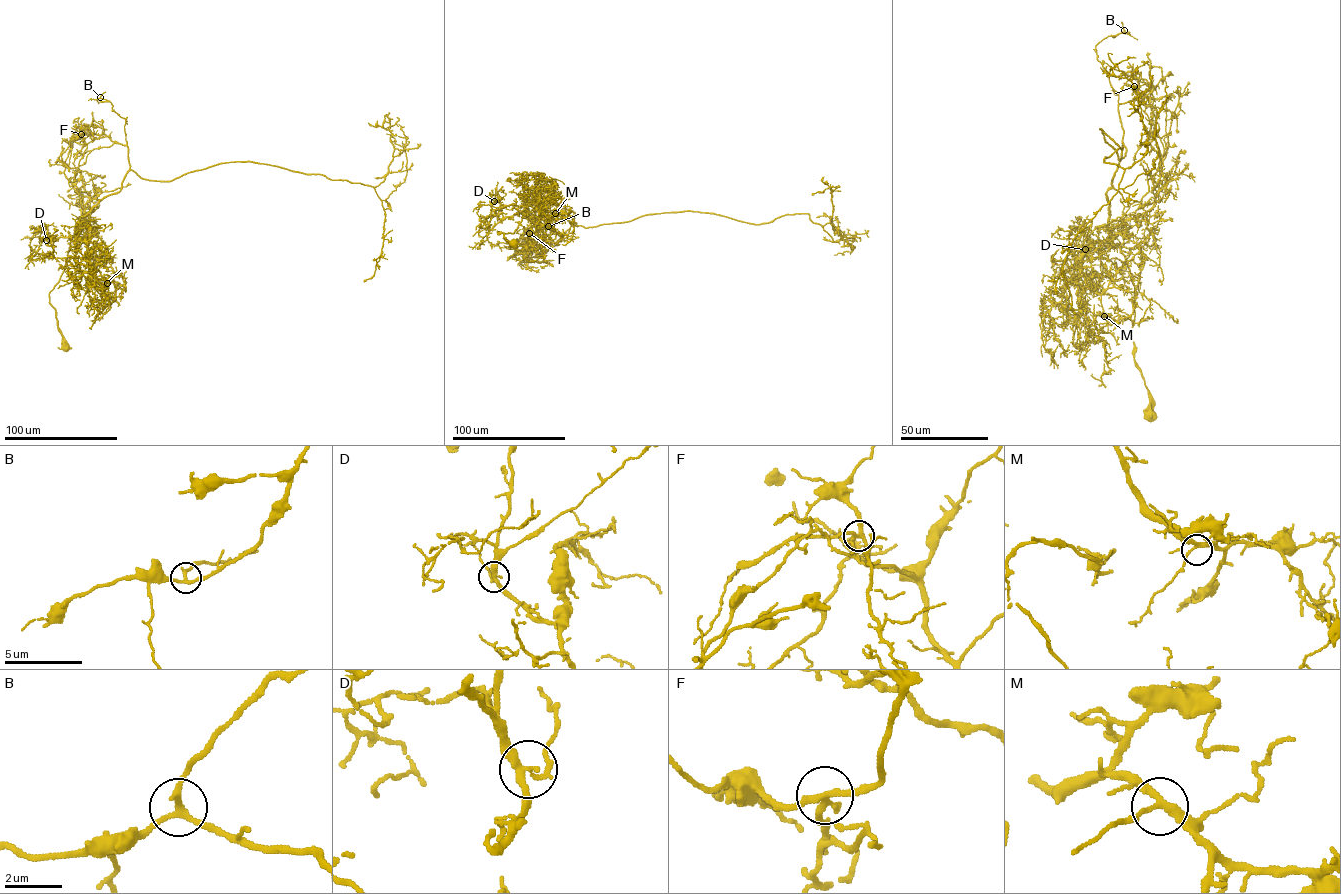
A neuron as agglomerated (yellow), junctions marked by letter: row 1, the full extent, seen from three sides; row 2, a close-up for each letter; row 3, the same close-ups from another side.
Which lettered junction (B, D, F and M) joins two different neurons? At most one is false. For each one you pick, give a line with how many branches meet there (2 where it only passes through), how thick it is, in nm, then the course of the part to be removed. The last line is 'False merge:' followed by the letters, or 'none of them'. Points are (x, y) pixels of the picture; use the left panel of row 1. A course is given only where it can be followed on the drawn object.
False merge: none of them

